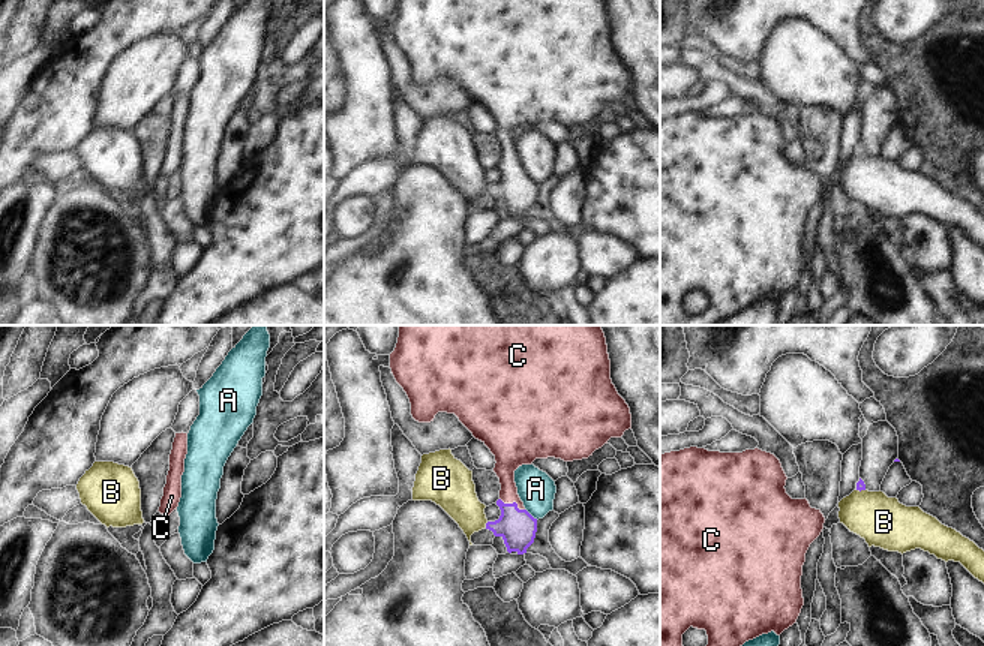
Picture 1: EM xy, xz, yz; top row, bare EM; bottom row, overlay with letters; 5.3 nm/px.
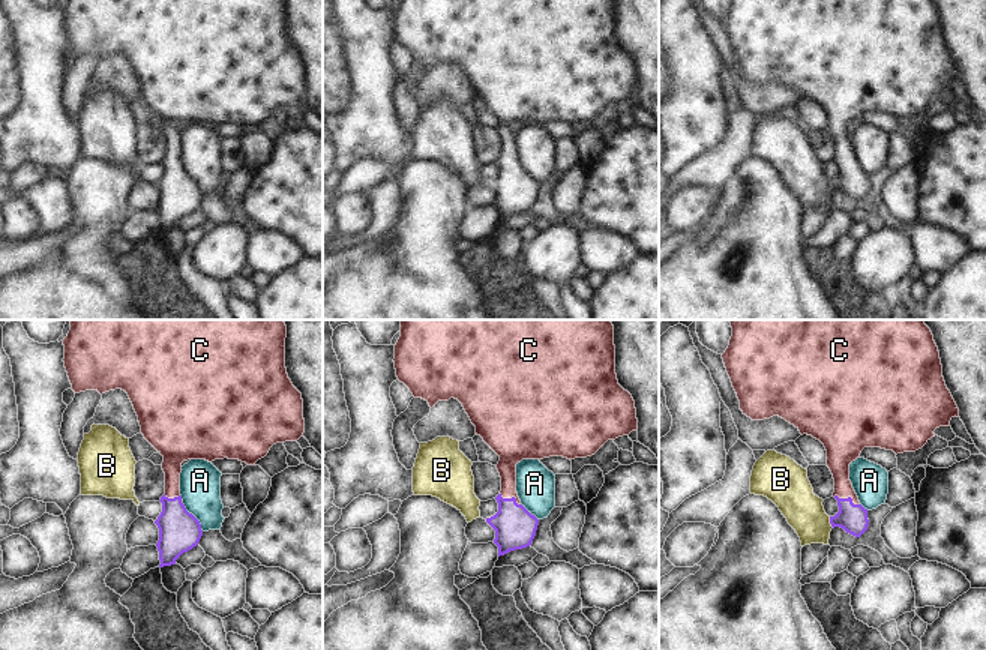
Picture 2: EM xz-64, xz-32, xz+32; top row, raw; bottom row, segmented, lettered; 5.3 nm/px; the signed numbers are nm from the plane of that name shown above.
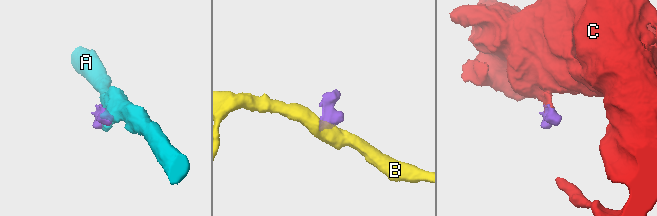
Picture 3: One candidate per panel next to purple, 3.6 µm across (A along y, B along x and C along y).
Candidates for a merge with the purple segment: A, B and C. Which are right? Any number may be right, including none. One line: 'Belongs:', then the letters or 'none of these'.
Belongs: C

